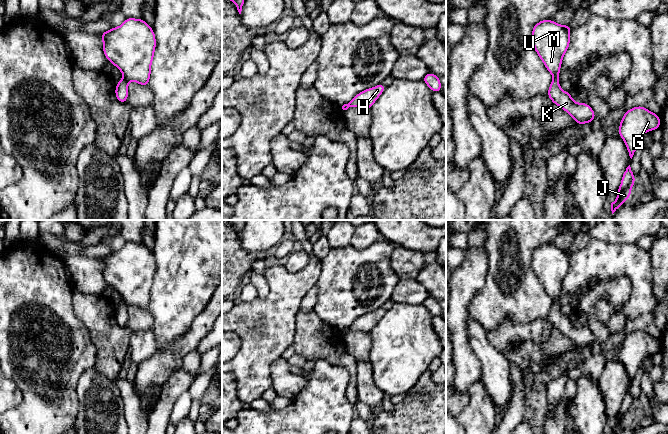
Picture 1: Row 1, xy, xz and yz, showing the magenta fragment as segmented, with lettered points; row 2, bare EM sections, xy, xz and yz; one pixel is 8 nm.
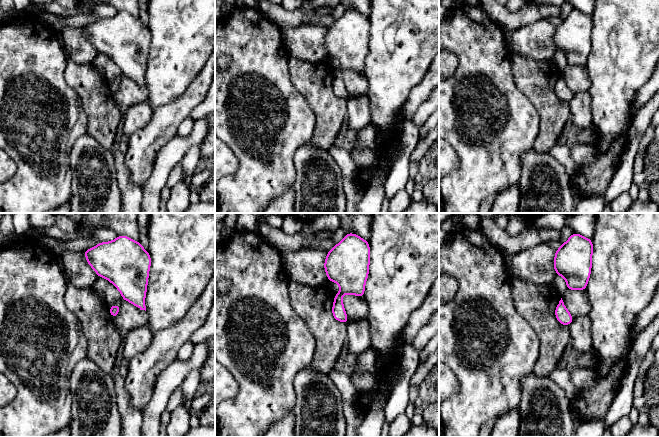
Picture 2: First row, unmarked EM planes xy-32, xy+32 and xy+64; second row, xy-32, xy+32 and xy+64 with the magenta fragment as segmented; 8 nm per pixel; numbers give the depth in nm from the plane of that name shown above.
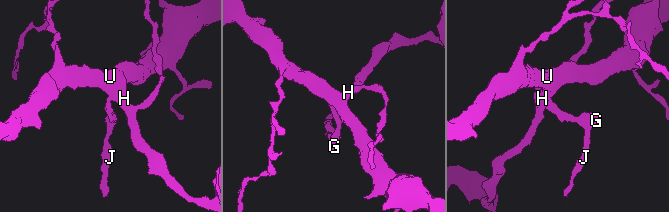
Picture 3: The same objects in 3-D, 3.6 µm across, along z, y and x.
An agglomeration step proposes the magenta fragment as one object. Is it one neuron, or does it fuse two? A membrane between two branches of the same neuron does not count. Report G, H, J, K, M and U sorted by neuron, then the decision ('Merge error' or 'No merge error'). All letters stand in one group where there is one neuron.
Groups: G J K / H M U. Merge error

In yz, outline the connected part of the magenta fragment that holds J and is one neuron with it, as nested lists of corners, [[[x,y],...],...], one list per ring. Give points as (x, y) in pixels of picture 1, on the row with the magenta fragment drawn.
[[[630,165],[626,168],[620,187],[617,191],[617,199],[611,203],[612,214],[626,201],[630,198],[632,186],[635,183],[635,177],[631,170]]]

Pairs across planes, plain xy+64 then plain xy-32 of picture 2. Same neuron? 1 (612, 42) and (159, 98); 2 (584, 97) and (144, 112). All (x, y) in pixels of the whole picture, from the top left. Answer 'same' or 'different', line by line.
1: same
2: same

